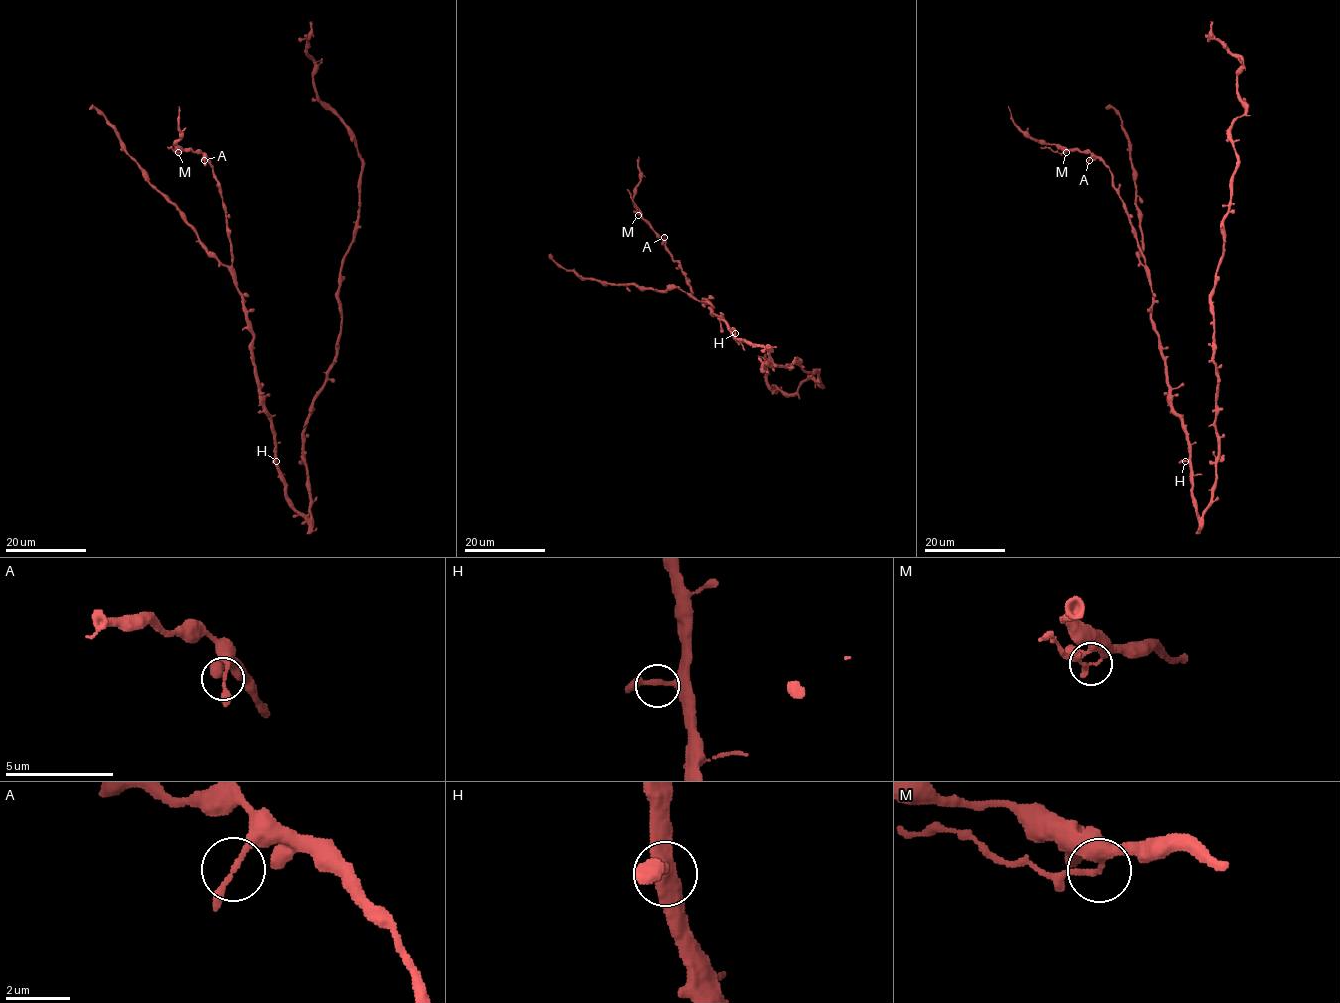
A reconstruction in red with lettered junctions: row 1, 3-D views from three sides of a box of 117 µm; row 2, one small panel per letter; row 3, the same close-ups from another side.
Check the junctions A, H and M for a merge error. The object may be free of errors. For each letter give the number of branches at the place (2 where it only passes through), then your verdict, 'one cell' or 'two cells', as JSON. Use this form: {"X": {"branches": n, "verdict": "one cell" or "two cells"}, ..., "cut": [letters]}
{"A": {"branches": 2, "verdict": "one cell"}, "H": {"branches": 2, "verdict": "one cell"}, "M": {"branches": 2, "verdict": "two cells"}, "cut": ["M"]}

